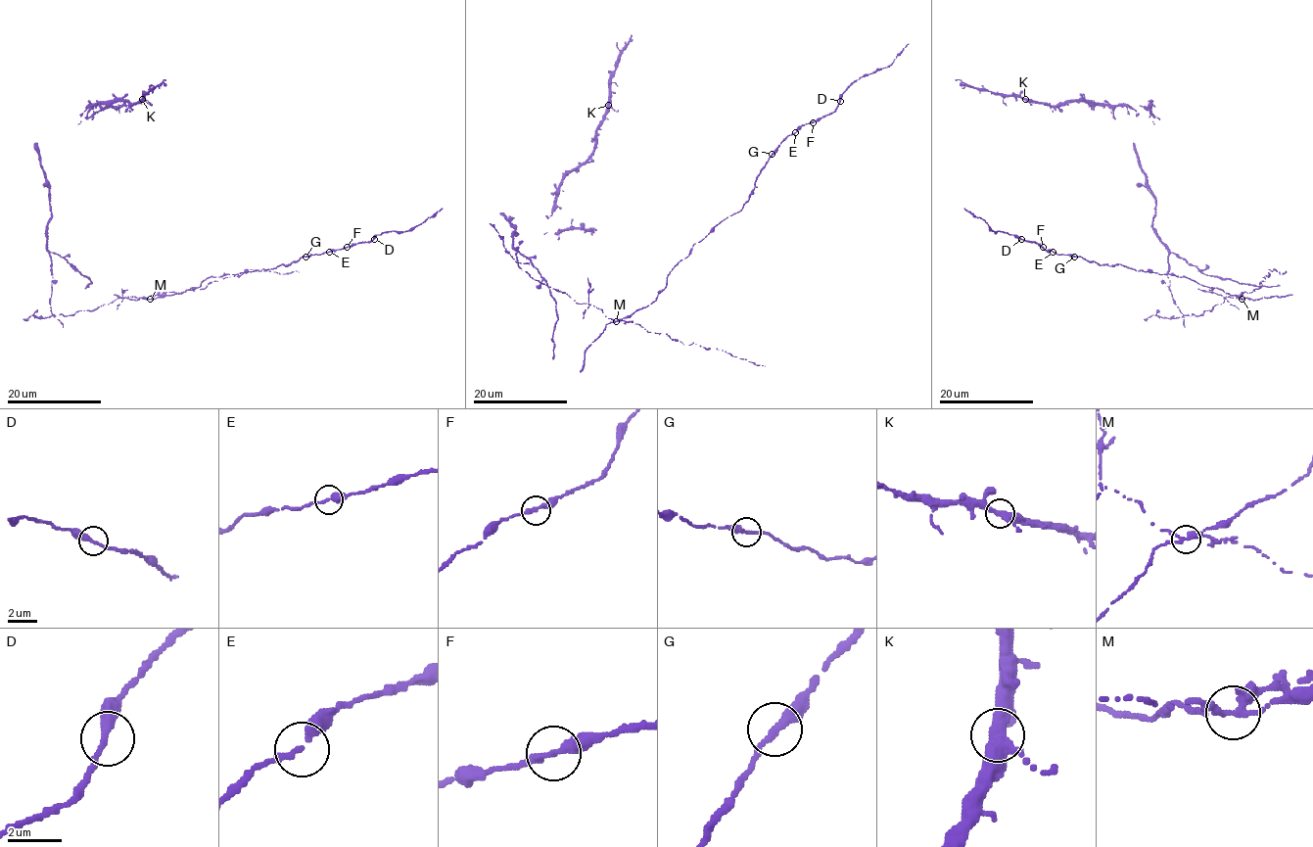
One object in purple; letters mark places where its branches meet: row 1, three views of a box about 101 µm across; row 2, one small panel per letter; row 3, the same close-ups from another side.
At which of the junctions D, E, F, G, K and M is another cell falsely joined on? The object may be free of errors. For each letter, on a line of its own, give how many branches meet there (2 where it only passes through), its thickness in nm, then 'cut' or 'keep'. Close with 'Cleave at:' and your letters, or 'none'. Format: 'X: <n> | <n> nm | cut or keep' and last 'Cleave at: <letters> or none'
D: 2 | 280 nm | keep
E: 2 | 240 nm | keep
F: 2 | 280 nm | keep
G: 2 | 280 nm | keep
K: 3 | 400 nm | keep
M: 3 | 260 nm | cut
Cleave at: M

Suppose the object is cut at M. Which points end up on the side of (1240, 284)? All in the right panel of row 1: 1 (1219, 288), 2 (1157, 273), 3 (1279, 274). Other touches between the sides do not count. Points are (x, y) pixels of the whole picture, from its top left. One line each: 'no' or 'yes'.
1: no
2: no
3: yes

